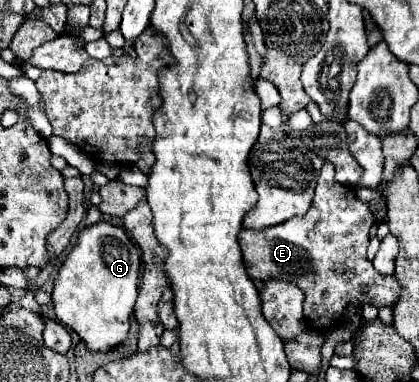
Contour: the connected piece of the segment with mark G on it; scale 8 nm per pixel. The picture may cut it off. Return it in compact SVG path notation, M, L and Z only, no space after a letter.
M97 222L89 228L85 228L79 234L77 246L71 250L67 260L63 262L59 276L55 280L53 288L53 304L55 304L55 314L63 326L73 328L85 346L91 352L103 352L119 346L119 342L125 342L127 332L129 332L129 318L133 314L133 306L137 300L141 284L141 252L139 248L131 242L127 232L123 228L117 228L109 222Z

